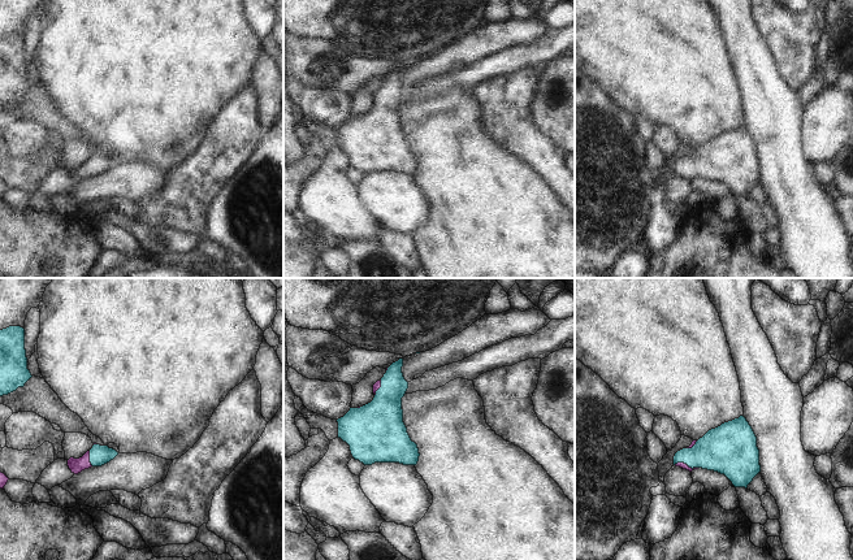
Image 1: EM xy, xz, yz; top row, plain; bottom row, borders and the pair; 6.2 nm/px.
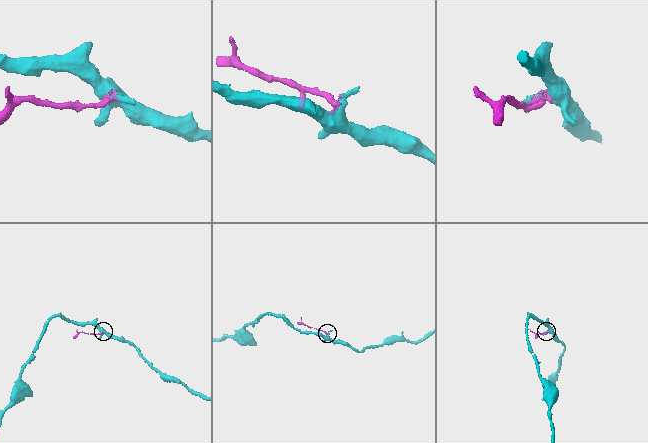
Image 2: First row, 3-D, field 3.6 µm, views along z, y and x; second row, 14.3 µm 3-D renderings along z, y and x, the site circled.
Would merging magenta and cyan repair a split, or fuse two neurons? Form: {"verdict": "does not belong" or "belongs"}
{"verdict": "belongs"}

